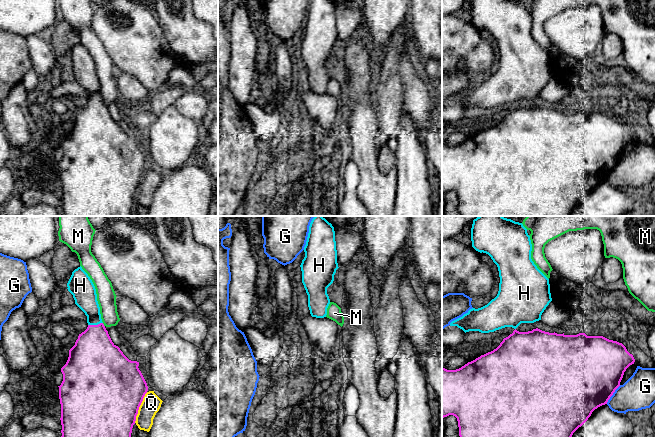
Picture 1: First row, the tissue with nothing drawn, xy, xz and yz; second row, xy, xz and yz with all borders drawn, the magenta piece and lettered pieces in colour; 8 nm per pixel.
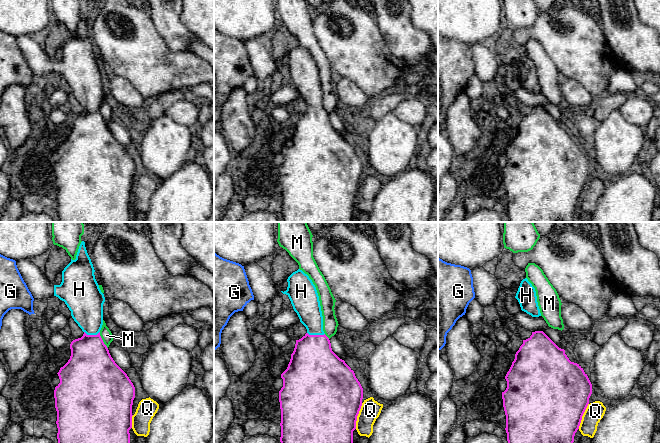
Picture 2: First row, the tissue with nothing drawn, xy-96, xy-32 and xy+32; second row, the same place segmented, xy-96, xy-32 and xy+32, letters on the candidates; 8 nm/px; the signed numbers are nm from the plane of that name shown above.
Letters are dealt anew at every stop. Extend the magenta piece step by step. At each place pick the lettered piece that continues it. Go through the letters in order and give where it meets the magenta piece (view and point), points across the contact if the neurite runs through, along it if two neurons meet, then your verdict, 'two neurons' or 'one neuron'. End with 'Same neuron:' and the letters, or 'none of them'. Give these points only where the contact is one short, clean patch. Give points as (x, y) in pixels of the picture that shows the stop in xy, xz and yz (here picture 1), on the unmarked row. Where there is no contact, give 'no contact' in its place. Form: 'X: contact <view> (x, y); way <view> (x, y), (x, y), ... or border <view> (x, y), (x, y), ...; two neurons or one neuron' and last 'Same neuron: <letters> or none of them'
G: contact yz (612, 170); two neurons
H: contact xy (95, 101); way xy (94, 132), (95, 101), (93, 88), (85, 72); one neuron
M: contact xy (103, 101); border xy (102, 99), (104, 102); two neurons
Q: contact xy (139, 182); two neurons
Same neuron: H

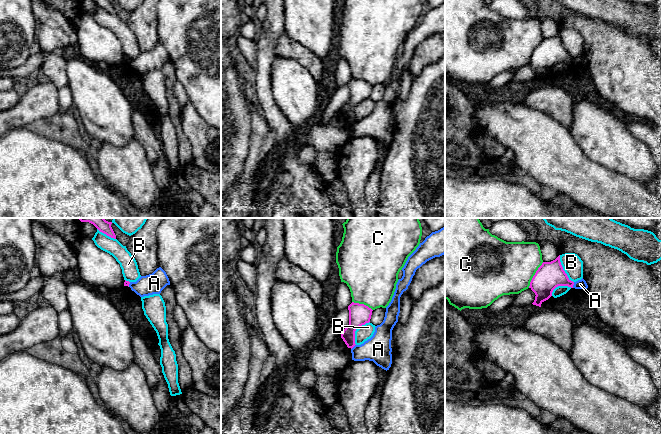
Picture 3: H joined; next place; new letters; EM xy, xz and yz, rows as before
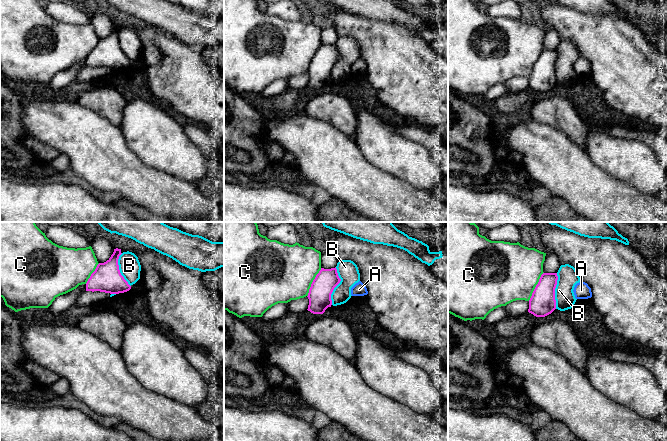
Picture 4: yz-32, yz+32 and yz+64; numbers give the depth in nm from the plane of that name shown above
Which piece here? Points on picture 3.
A: contact yz (573, 60); border yz (574, 58), (572, 63); two neurons
B: contact xz (355, 106); two neurons
C: contact yz (534, 51); two neurons
Same neuron: none of them

